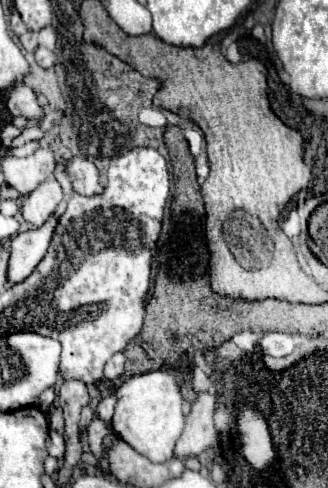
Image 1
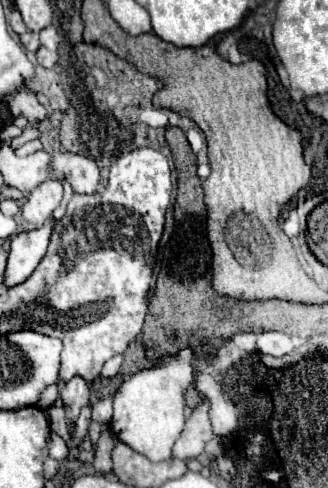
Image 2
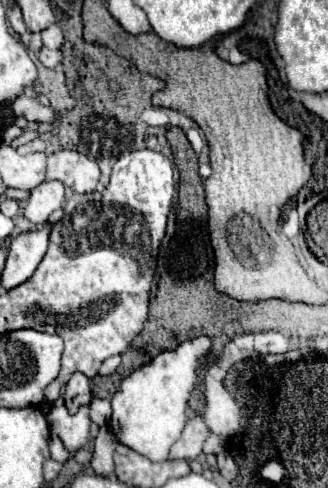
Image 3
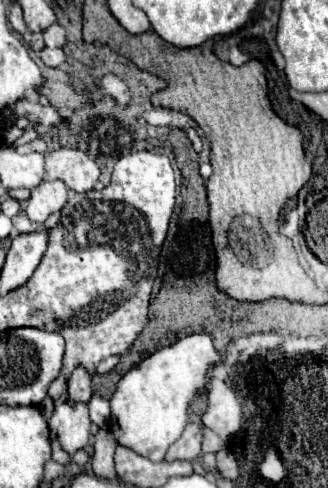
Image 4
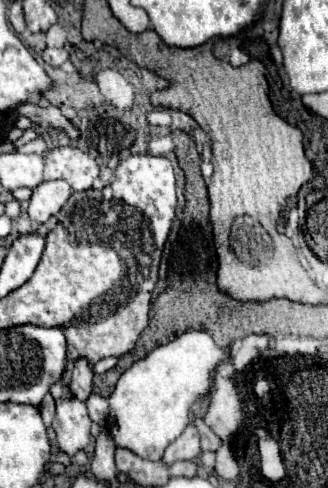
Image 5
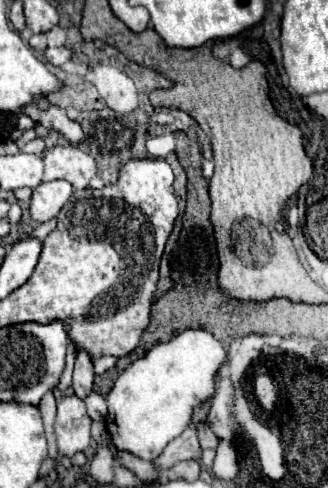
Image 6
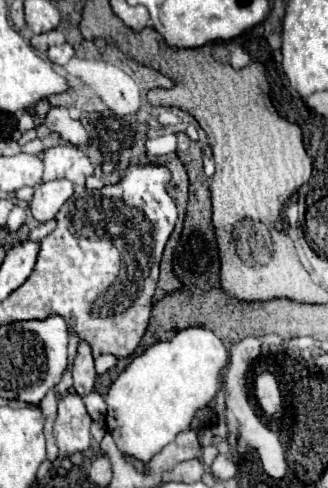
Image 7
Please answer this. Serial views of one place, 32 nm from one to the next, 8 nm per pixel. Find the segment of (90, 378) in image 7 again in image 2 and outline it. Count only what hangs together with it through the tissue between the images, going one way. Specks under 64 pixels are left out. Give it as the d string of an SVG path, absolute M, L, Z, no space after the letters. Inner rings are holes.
M74 376L70 382L66 382L60 390L62 406L66 408L66 414L70 420L78 418L80 408L90 404L90 388L88 382L82 376Z

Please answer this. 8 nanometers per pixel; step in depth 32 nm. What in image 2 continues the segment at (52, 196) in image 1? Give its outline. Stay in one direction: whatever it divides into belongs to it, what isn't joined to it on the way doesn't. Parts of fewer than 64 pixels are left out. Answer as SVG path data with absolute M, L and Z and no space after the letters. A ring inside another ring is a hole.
M46 180L30 192L22 208L22 216L32 224L42 226L60 206L60 200L62 200L62 182Z

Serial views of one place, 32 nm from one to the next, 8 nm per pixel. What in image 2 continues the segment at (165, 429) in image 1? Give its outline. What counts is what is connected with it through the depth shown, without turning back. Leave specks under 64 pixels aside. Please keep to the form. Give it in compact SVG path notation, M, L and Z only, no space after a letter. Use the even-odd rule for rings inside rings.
M184 346L178 354L164 356L154 366L144 368L122 382L122 386L114 394L114 416L110 422L110 430L120 442L128 444L132 450L152 462L170 458L172 446L184 428L184 392L196 378L196 358L196 348Z

